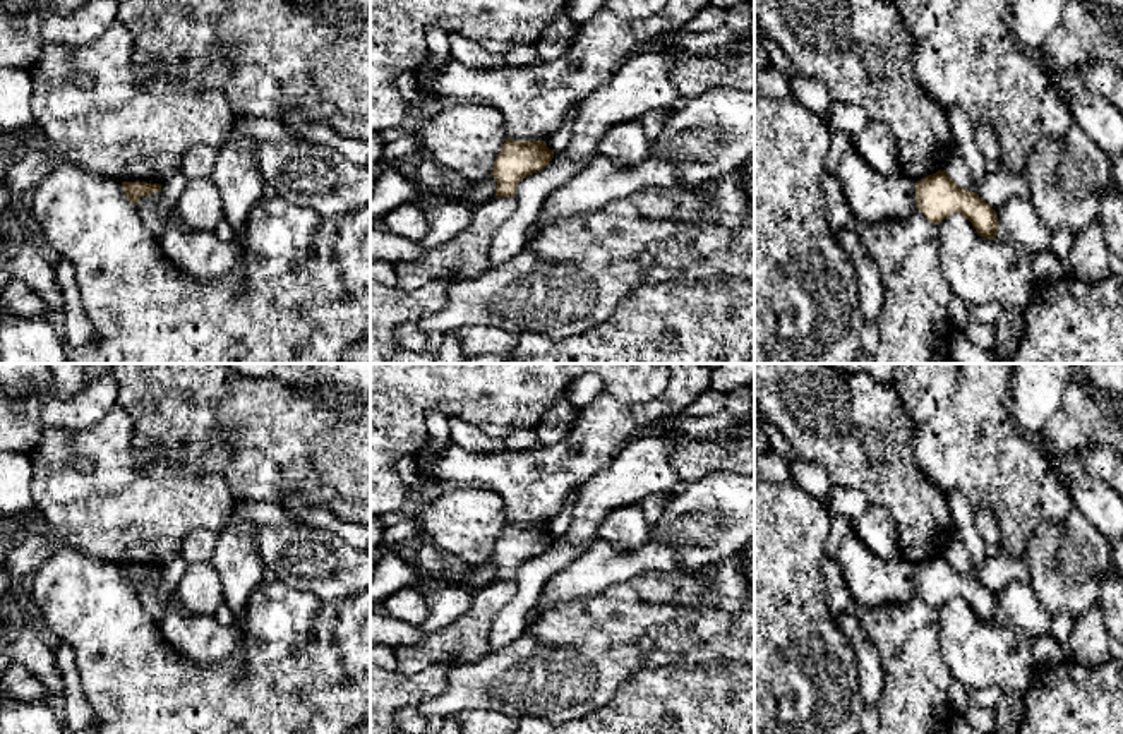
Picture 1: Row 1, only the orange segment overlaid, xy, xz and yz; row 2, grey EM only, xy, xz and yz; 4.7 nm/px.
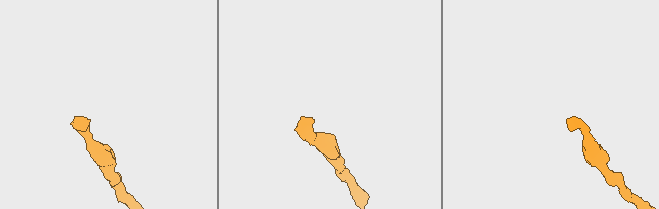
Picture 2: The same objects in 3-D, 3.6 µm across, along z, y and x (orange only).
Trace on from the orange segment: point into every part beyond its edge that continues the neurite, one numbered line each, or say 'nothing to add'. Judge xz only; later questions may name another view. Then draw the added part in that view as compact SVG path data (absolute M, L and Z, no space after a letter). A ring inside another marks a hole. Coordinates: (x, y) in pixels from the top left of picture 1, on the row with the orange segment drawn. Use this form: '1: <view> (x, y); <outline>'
nothing to add

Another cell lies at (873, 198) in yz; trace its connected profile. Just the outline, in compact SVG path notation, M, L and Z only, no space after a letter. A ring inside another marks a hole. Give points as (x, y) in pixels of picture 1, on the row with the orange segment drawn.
M854 149L840 158L837 178L856 220L878 225L890 220L907 220L917 209L916 180L895 170L881 175Z

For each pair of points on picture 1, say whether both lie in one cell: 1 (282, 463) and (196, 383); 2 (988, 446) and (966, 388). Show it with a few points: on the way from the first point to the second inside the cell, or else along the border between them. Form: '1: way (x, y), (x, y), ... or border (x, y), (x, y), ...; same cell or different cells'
1: way (261, 443), (216, 403); same cell
2: way (986, 433), (983, 424), (966, 407), (966, 402); same cell

